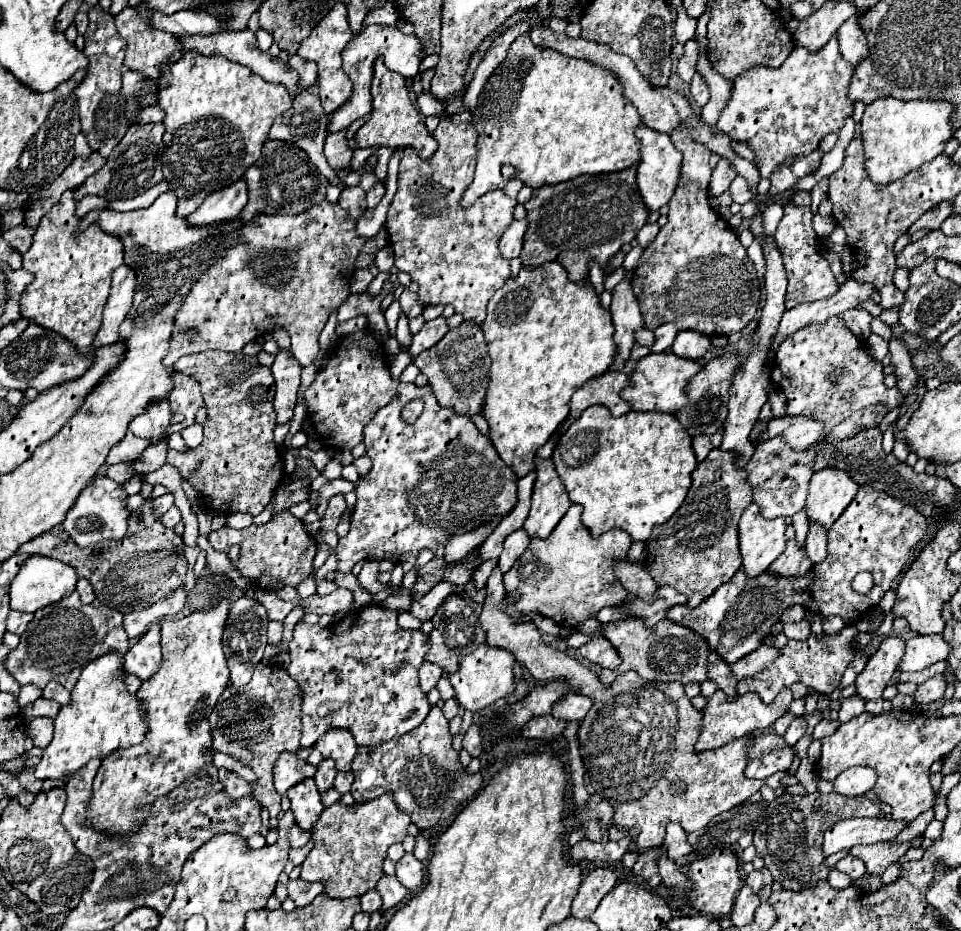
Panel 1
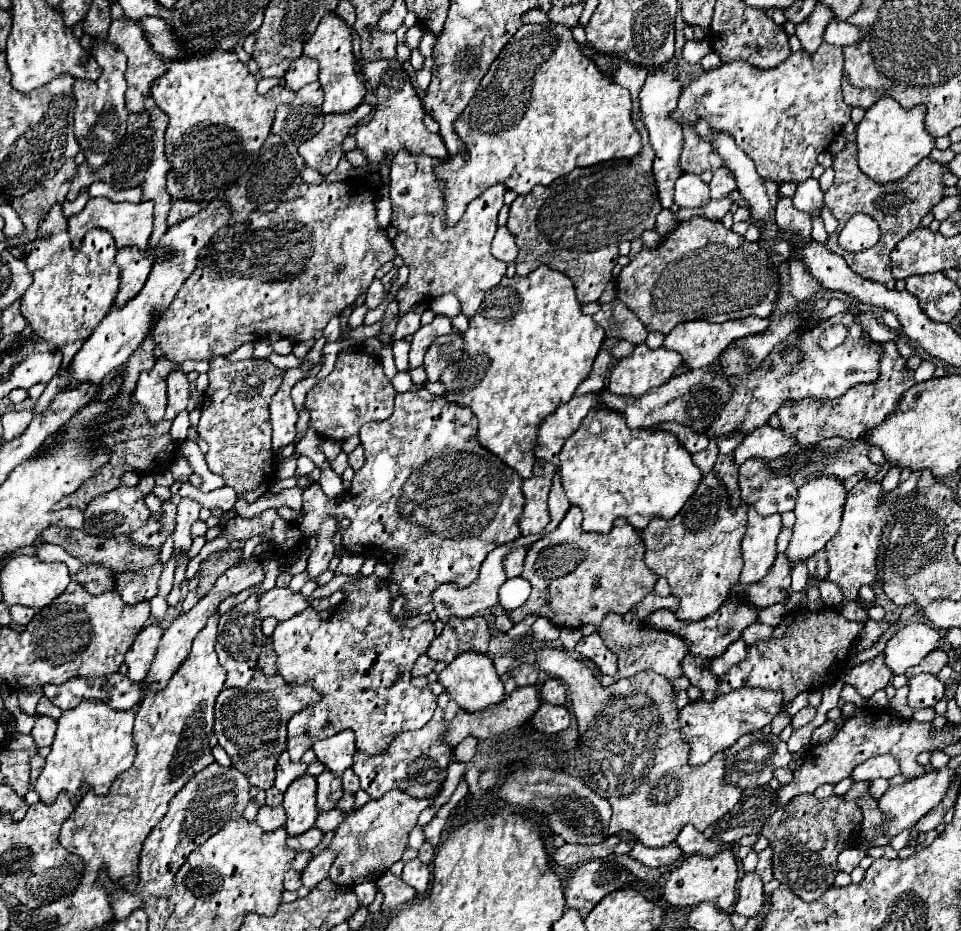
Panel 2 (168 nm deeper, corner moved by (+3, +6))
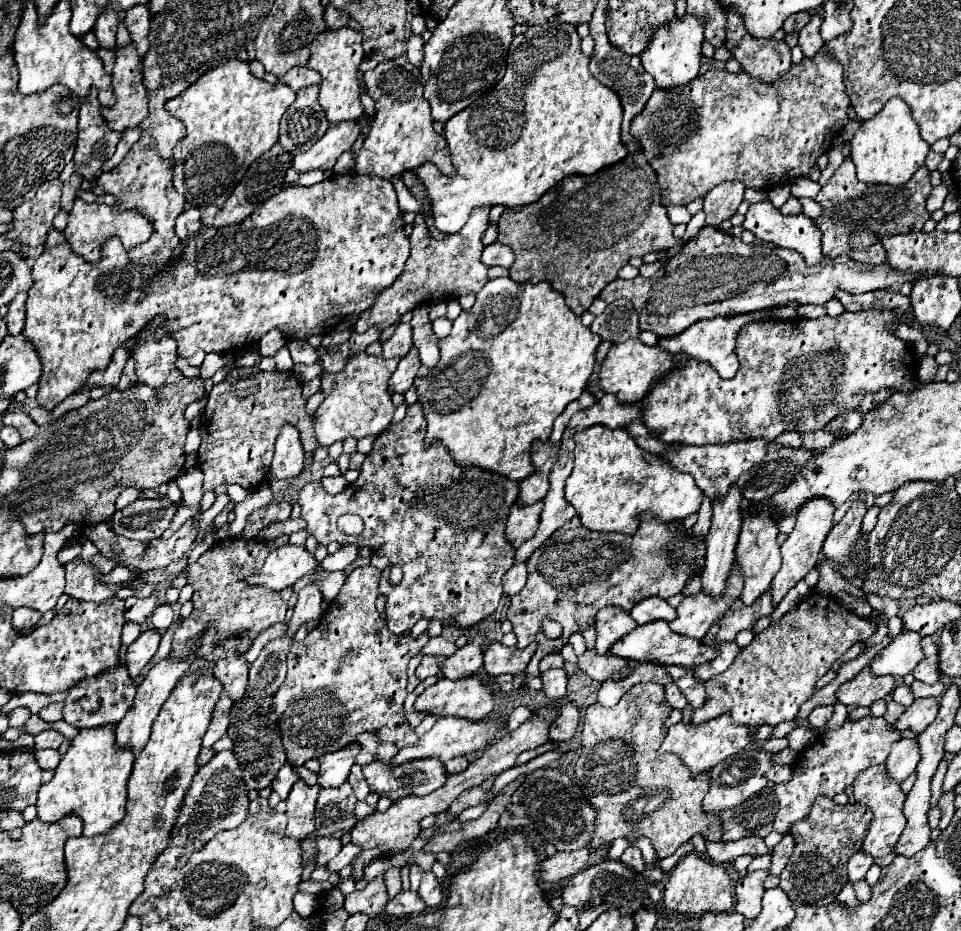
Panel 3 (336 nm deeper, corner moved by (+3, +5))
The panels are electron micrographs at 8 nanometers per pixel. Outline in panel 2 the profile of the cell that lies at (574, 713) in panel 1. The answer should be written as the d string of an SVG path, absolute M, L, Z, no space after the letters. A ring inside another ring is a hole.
M550 677L540 687L540 697L546 703L552 703L552 705L564 705L566 703L566 687L564 687L564 683L560 679Z

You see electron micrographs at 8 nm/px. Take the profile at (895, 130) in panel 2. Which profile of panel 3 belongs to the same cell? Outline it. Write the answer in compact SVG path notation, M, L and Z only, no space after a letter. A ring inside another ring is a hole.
M890 98L884 108L862 122L858 132L854 134L850 158L856 164L858 180L868 184L890 184L890 186L902 186L910 180L910 176L924 164L930 144L920 138L920 130L910 116L908 104L904 104L900 98Z

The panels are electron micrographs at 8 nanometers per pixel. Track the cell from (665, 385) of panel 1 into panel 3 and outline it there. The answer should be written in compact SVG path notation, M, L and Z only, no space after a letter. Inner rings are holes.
M638 338L628 340L624 344L612 346L600 370L600 386L604 392L614 394L620 402L640 402L646 396L646 390L656 380L664 378L672 368L672 354L662 346L646 346Z

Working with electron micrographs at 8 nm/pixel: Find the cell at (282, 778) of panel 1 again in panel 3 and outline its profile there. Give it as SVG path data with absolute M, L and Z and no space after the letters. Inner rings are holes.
M284 764L284 766L278 770L278 774L276 774L274 782L272 782L272 790L278 792L278 796L280 796L282 800L286 800L290 788L292 788L292 784L294 784L296 780L298 780L298 774L296 774L294 766Z

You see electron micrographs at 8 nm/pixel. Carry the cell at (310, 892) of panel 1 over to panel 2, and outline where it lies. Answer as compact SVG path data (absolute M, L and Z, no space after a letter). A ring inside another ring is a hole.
M324 849L320 851L308 865L306 871L302 871L302 885L304 887L316 887L322 879L328 877L328 871L330 871L330 865L334 863L336 859L336 851L332 849Z

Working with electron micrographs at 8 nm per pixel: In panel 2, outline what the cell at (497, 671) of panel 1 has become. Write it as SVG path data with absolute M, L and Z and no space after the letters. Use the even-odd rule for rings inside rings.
M462 653L460 657L456 657L456 661L446 665L446 669L438 675L438 681L444 687L444 691L450 695L450 699L456 701L458 707L468 713L482 711L506 697L504 683L500 681L492 659L480 653Z

